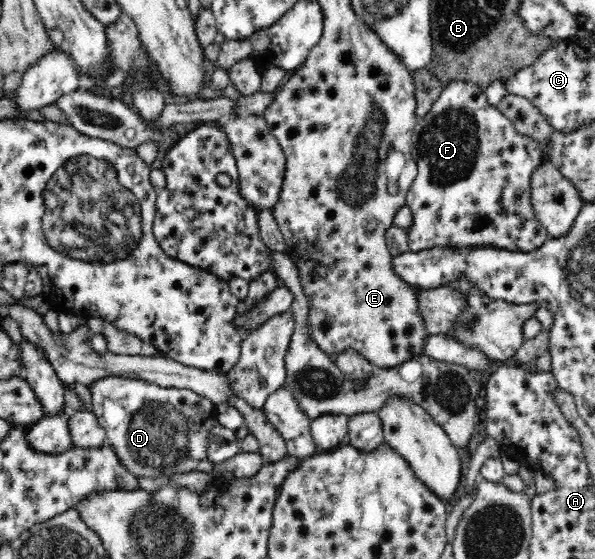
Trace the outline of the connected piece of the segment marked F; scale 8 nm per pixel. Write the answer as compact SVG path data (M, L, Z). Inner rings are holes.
M450 81L443 85L440 96L432 103L430 110L418 118L412 138L411 138L411 155L417 164L417 175L414 182L410 185L410 190L406 194L405 206L412 212L412 226L406 231L408 237L408 251L418 253L422 250L429 250L435 246L452 246L452 247L483 247L492 246L510 252L530 253L539 250L544 242L549 240L548 232L538 223L533 212L529 180L532 171L541 165L544 158L537 148L537 144L527 135L520 134L512 121L504 113L500 112L495 106L490 104L486 96L485 89L478 84L468 84L464 81Z

